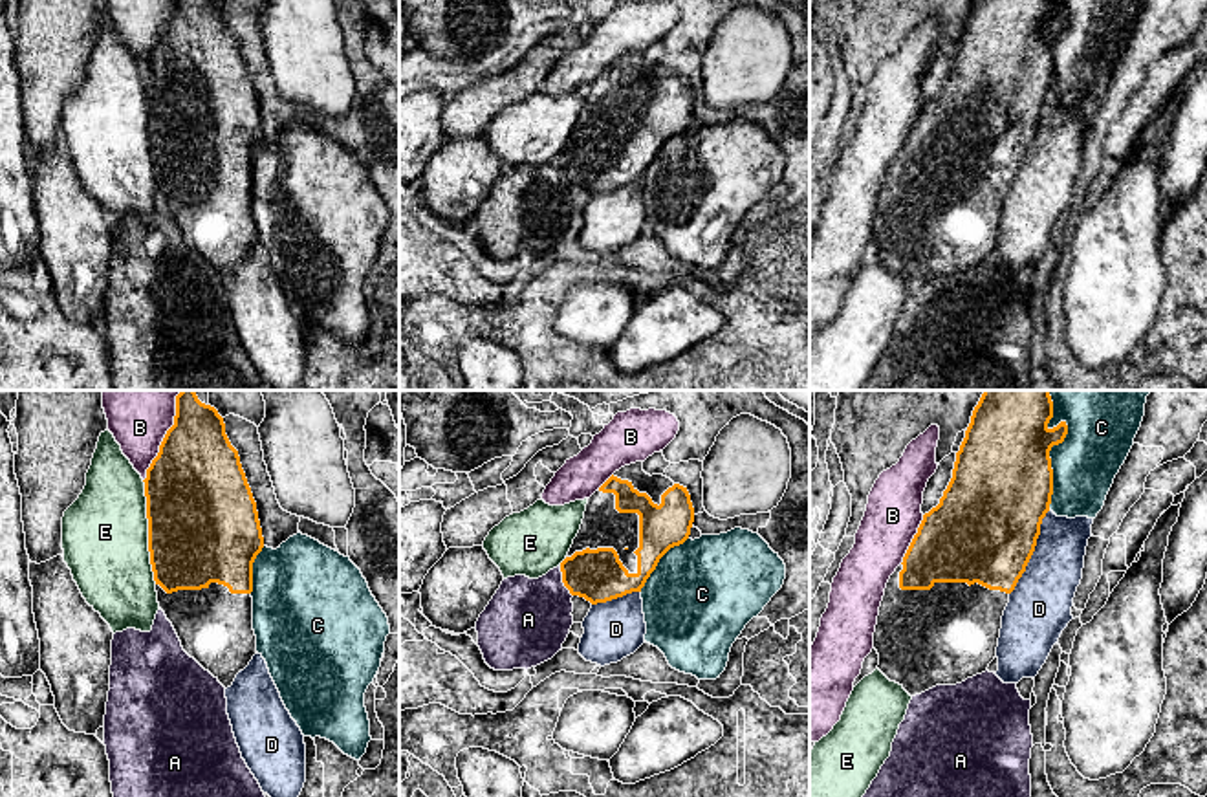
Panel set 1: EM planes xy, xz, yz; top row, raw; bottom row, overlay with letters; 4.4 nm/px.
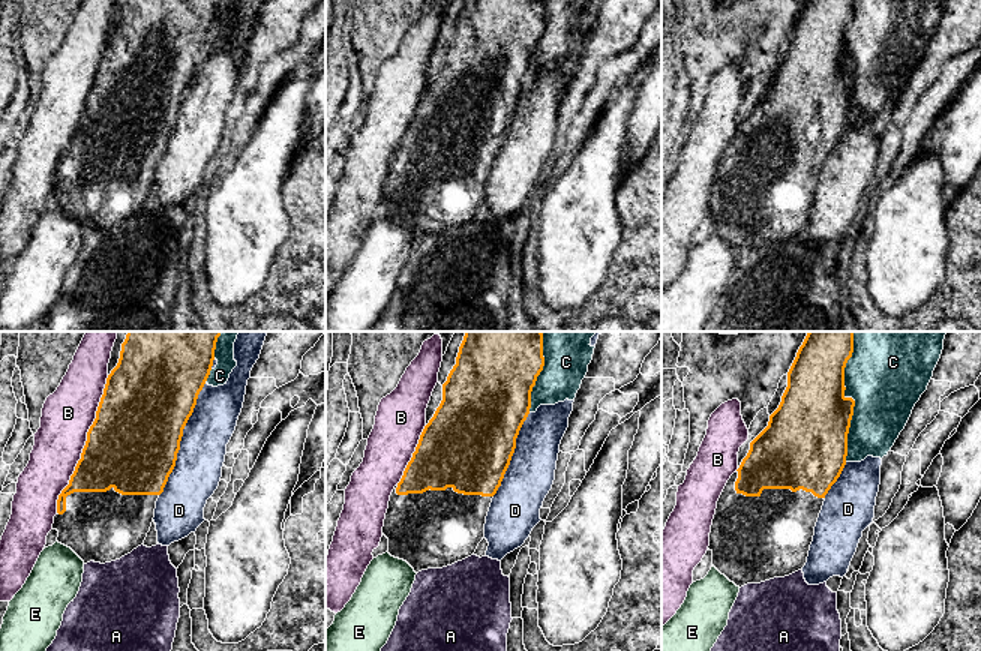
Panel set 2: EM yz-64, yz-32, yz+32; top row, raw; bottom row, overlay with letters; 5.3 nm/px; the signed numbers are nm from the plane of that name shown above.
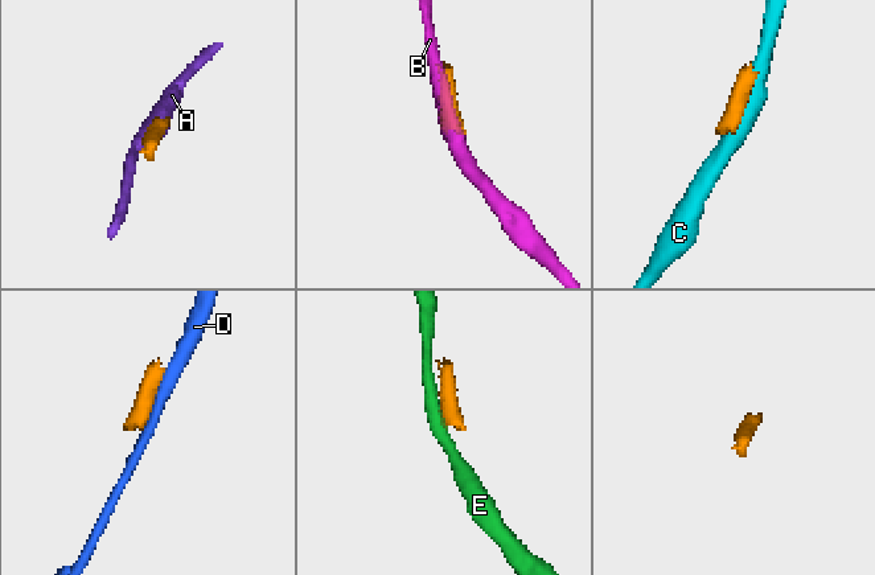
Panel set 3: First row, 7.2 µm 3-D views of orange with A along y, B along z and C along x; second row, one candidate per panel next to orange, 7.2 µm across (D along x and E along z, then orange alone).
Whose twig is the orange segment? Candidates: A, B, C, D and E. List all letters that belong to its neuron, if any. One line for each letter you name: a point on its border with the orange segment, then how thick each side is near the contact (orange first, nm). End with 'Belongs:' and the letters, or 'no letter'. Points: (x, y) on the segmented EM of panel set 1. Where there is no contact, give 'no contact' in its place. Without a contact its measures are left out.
Belongs: no letter

